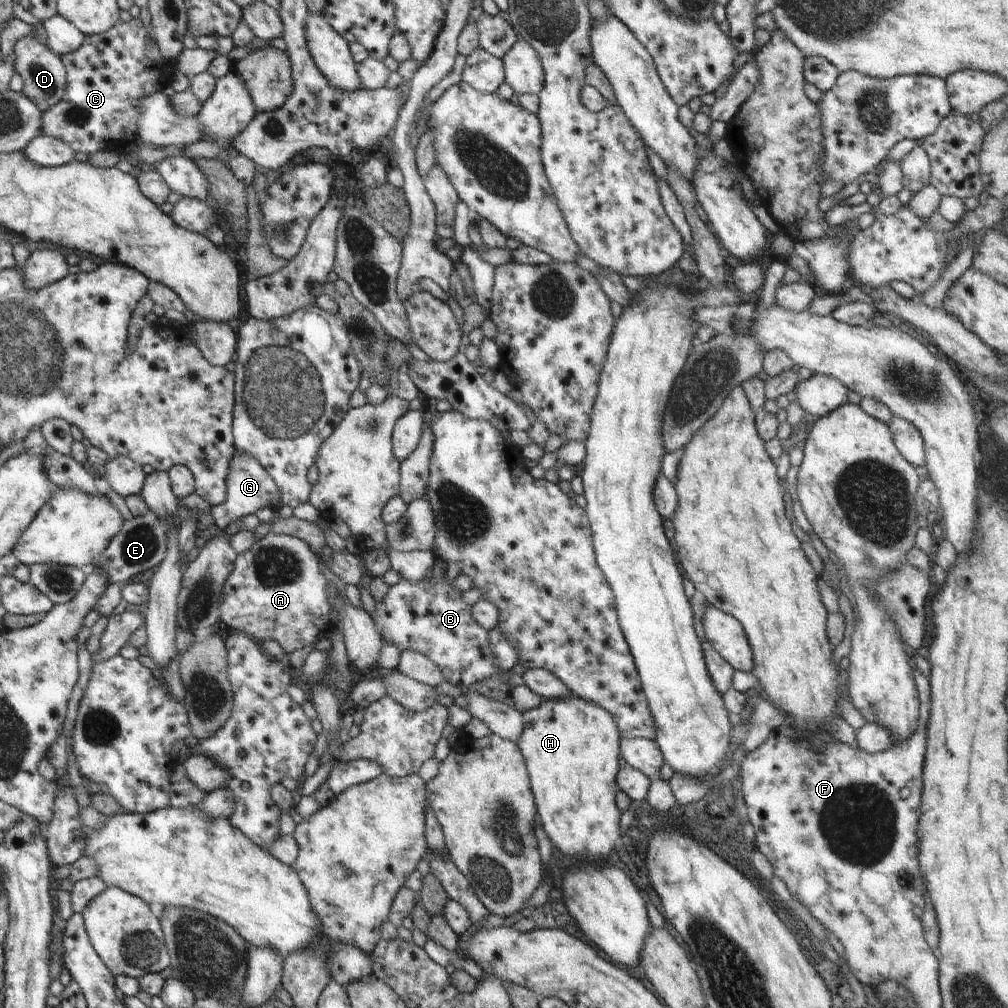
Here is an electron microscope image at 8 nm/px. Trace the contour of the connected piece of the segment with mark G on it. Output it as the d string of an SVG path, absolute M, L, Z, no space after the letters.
M234 454L230 460L228 478L226 478L227 496L224 503L212 507L212 517L218 528L226 529L232 521L255 514L264 507L280 508L280 492L271 476L259 464L259 460L248 454Z

